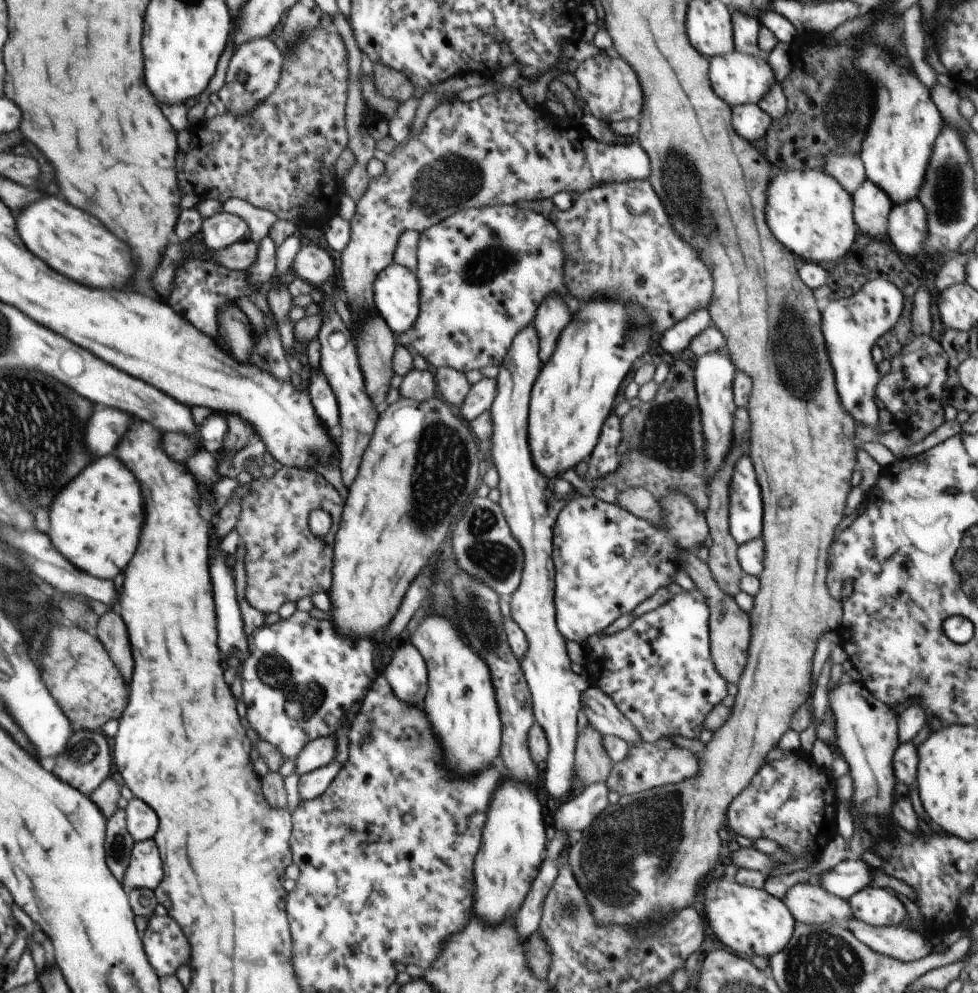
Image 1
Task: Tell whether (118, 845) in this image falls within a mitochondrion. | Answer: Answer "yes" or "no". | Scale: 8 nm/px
yes

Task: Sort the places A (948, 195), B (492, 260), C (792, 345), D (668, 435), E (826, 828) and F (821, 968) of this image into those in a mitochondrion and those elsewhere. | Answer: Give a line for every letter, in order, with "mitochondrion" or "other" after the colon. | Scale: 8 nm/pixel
A: mitochondrion
B: mitochondrion
C: mitochondrion
D: mitochondrion
E: other
F: mitochondrion

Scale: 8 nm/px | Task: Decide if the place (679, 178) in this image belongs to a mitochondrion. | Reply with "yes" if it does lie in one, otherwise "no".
yes

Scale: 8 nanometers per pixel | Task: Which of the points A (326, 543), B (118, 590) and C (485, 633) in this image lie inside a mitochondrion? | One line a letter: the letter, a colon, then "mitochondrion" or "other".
A: other
B: other
C: mitochondrion

